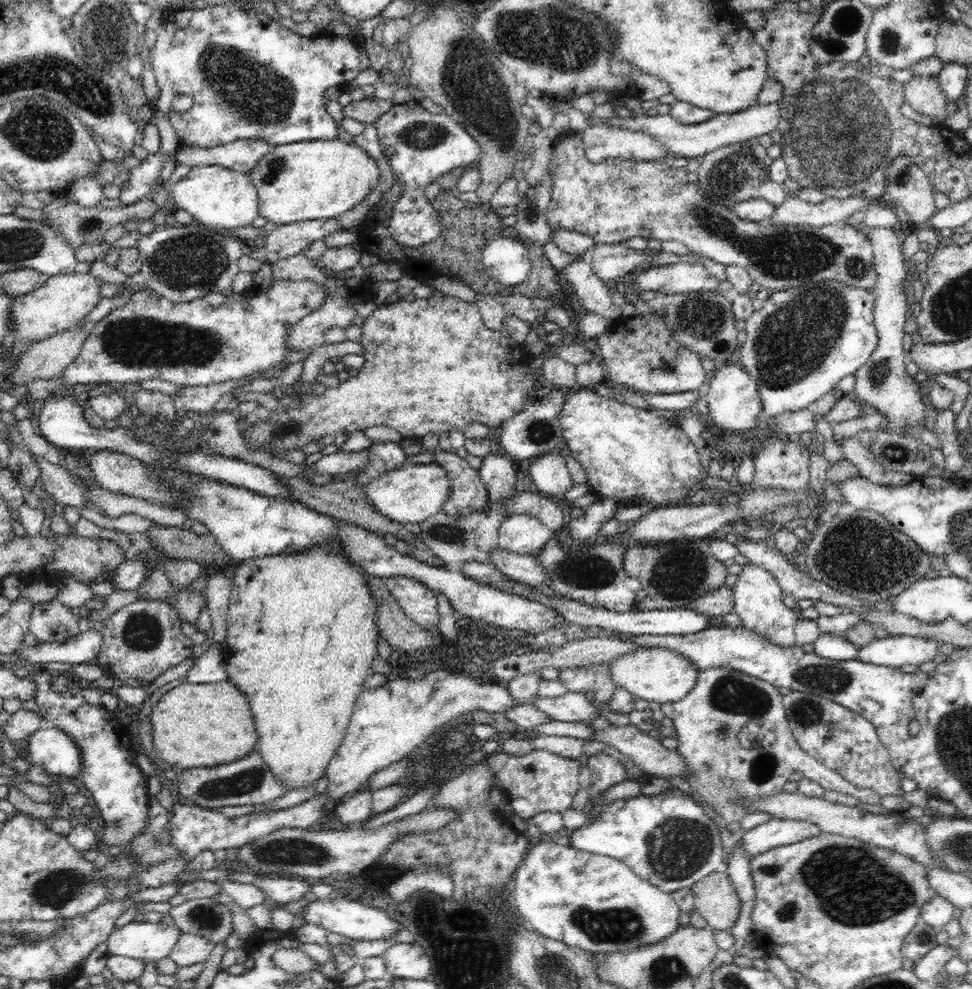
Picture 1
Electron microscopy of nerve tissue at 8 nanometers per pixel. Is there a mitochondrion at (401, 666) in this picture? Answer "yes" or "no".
no

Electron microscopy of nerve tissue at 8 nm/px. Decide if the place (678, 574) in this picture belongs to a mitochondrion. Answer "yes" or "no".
yes

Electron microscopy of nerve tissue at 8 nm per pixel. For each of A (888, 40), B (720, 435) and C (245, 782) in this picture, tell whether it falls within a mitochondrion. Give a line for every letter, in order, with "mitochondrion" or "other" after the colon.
A: mitochondrion
B: other
C: mitochondrion

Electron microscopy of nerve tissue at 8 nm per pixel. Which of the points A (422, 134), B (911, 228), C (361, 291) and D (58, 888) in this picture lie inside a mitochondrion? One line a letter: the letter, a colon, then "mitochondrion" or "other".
A: mitochondrion
B: other
C: other
D: mitochondrion

